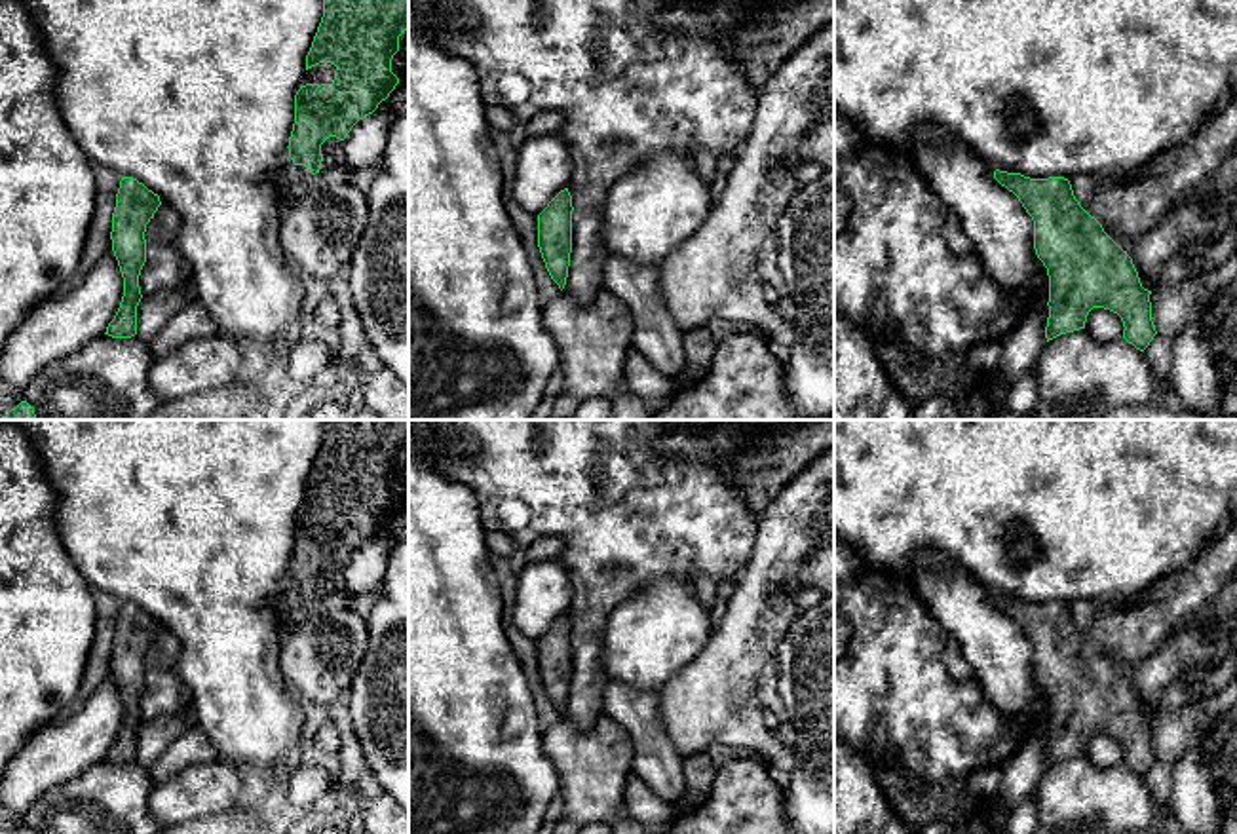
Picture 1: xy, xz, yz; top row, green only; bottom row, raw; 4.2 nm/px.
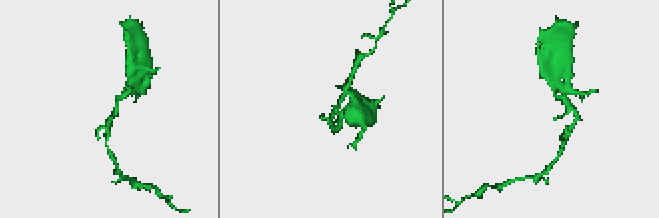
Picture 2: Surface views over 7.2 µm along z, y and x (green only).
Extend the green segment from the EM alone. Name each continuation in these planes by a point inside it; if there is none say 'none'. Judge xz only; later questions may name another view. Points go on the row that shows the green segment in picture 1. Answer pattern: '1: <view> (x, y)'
none

